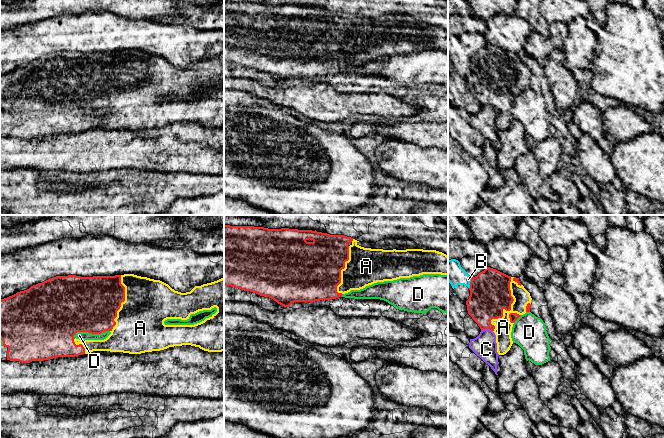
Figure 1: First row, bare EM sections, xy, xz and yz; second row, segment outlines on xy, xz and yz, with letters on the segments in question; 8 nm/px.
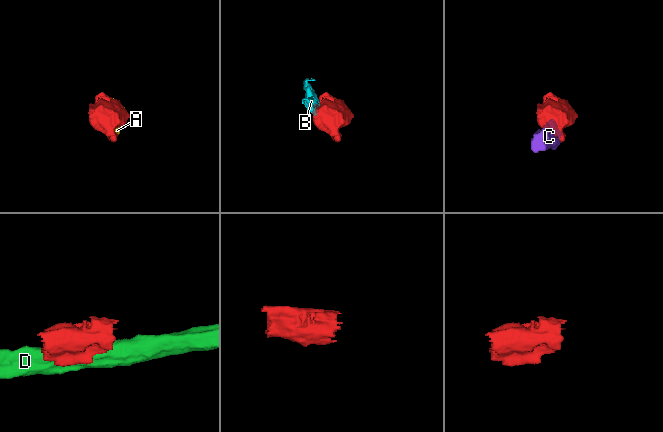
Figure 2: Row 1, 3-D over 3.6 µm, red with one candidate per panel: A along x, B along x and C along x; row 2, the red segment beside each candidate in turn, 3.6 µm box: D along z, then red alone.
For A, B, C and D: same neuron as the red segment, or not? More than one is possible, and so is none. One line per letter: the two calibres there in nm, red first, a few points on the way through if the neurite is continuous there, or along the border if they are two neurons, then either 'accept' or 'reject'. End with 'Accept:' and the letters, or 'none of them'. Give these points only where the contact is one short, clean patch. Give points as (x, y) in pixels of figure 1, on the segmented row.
A: 320 nm thick on the red side, 140 nm on the other; accept
B: 320 nm thick on the red side, 180 nm on the other; reject
C: 300 nm thick on the red side, 190 nm on the other; reject
D: 440 nm thick on the red side, 60 nm on the other; reject
Accept: A

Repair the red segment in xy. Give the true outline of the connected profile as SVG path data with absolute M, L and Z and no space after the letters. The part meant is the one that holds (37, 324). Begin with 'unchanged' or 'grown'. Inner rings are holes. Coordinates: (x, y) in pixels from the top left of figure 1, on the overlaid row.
grown; M124 274L115 276L93 276L81 277L76 275L56 276L42 283L31 286L29 289L17 292L16 294L4 299L0 299L0 340L3 345L0 346L0 361L19 361L21 363L30 363L32 361L44 361L57 357L75 357L88 354L93 351L110 351L123 352L129 354L141 354L145 352L160 351L174 346L191 345L199 347L208 352L224 351L224 278L217 281L195 286L190 292L181 293L172 289L168 284L147 277L141 277L134 274ZM216 307L217 312L204 321L194 325L165 325L167 319L189 319L191 314L195 314L203 310L211 310ZM110 331L111 334L104 340L79 340L74 337L77 332L88 332L91 334L101 334Z

